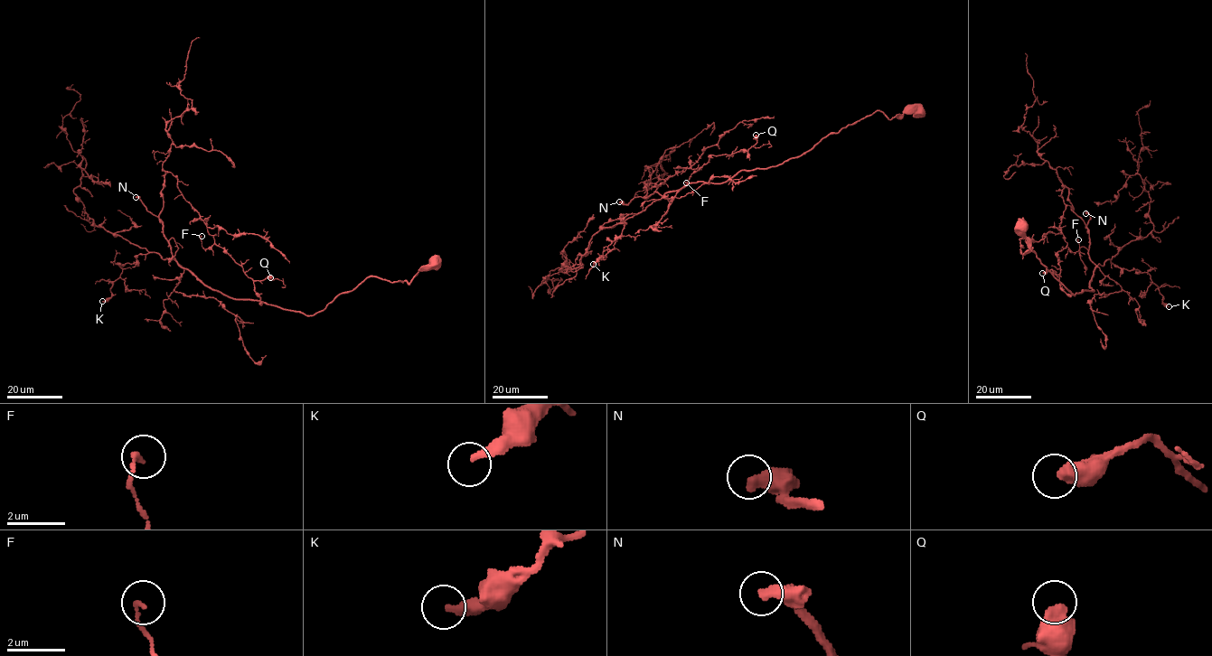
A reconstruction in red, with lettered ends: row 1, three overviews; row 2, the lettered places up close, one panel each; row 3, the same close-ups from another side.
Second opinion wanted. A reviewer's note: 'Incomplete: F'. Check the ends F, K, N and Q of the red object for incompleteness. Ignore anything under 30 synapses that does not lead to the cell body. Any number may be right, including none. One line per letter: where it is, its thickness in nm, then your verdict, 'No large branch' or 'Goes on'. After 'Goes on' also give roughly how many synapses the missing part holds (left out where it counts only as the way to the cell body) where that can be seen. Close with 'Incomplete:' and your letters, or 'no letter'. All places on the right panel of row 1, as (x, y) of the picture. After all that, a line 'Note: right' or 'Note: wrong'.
F: Place: (1078, 239). Thickness 140 nm. No large branch
K: Place: (1169, 306). Thickness 260 nm. No large branch
N: Place: (1085, 213). Thickness 500 nm. Goes on. Roughly 300 synapses
Q: Place: (1042, 273). Thickness 550 nm. No large branch
Incomplete: N
Note: wrong

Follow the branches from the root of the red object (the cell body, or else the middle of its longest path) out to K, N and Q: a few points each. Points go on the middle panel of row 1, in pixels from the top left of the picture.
K: (920, 111), (890, 119), (875, 111), (776, 165), (670, 191), (624, 217), (611, 250), (593, 264)
N: (920, 111), (890, 119), (875, 111), (776, 165), (619, 201)
Q: (920, 111), (890, 119), (875, 111), (776, 165), (643, 198), (659, 178), (747, 151), (756, 135)

